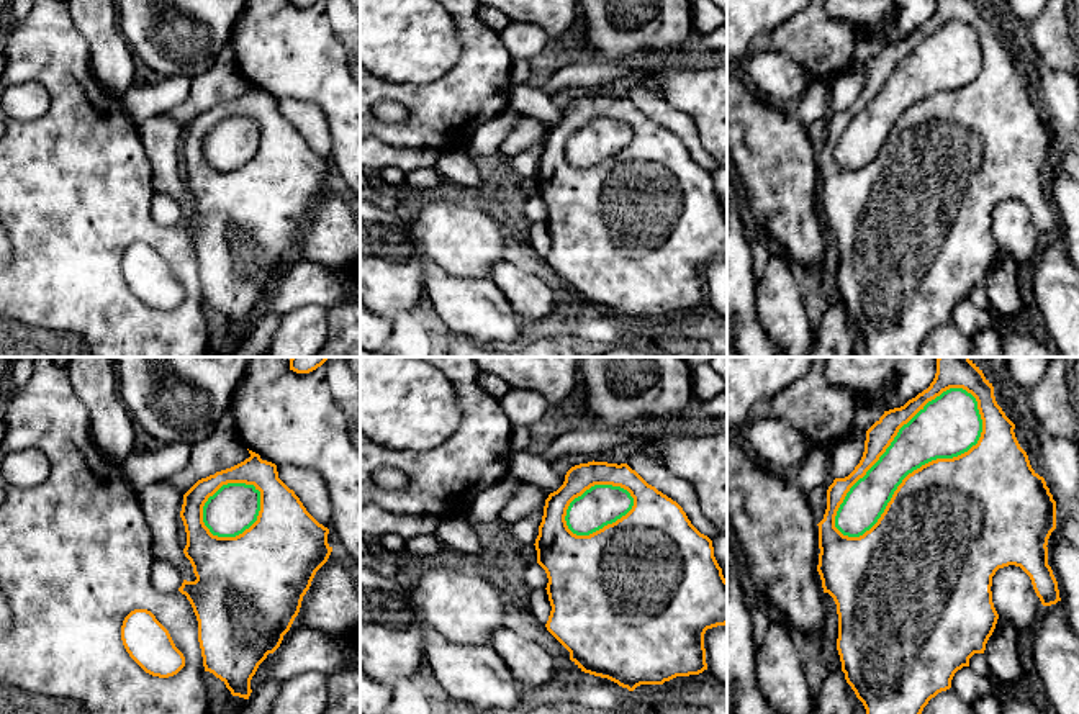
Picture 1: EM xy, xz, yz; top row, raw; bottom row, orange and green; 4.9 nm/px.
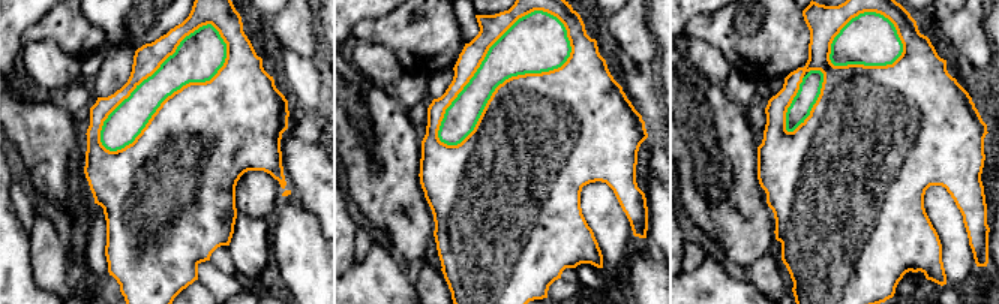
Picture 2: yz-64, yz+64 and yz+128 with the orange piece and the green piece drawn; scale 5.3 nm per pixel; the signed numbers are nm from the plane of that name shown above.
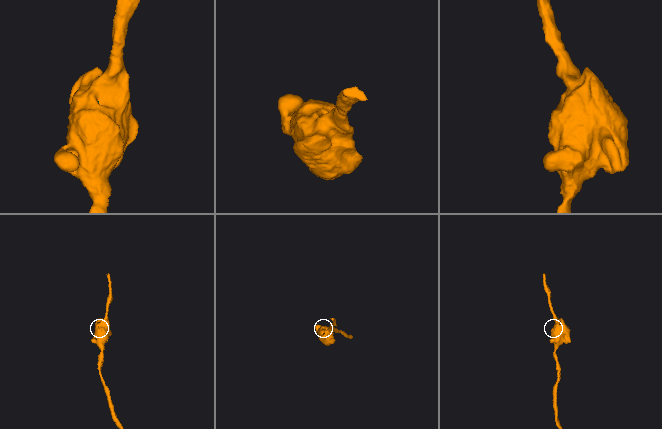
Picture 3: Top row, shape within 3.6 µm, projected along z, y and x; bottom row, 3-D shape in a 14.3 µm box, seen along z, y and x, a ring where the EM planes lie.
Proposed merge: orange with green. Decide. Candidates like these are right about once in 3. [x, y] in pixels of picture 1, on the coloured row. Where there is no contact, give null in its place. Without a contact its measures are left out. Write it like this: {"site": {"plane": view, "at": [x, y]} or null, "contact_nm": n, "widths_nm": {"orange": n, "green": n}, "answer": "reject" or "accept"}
{"site": {"plane": "yz", "at": [888, 446]}, "contact_nm": 950, "widths_nm": {"orange": 160, "green": 260}, "answer": "reject"}

